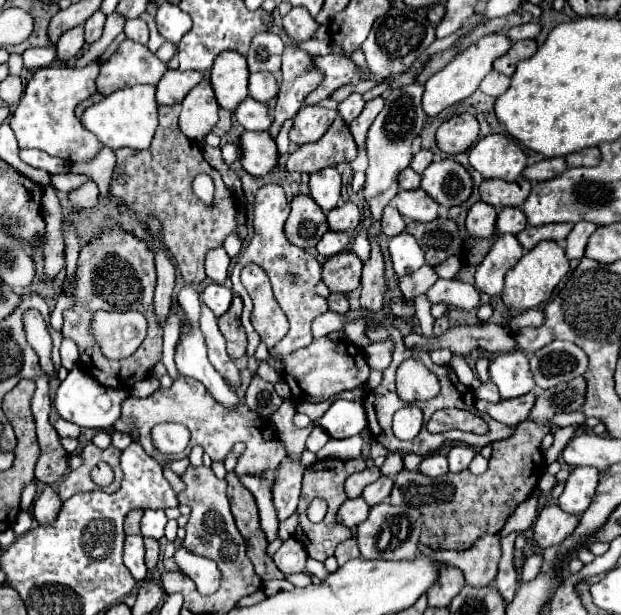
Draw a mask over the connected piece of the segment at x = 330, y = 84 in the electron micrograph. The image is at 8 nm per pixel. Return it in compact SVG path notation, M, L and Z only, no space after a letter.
M325 55L325 57L315 57L315 65L325 73L325 79L321 81L321 85L311 91L305 99L307 105L315 105L321 103L323 99L327 99L335 89L347 85L349 81L355 79L355 75L359 75L359 69L355 67L355 63L349 57L339 57L339 55Z

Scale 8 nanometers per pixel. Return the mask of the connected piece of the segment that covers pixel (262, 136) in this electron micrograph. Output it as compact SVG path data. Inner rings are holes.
M245 131L241 135L241 165L253 177L265 177L277 165L279 153L267 131Z

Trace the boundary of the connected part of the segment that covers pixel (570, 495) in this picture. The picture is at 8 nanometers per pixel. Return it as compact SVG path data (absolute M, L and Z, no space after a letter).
M575 467L569 473L565 489L559 497L561 509L573 515L581 515L593 499L597 481L599 481L599 471L595 467Z

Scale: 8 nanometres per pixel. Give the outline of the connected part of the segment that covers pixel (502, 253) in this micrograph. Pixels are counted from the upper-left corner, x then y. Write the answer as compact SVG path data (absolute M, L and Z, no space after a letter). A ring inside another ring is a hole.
M497 235L485 259L477 265L475 287L487 295L499 295L505 285L505 273L523 257L523 247L515 235Z

